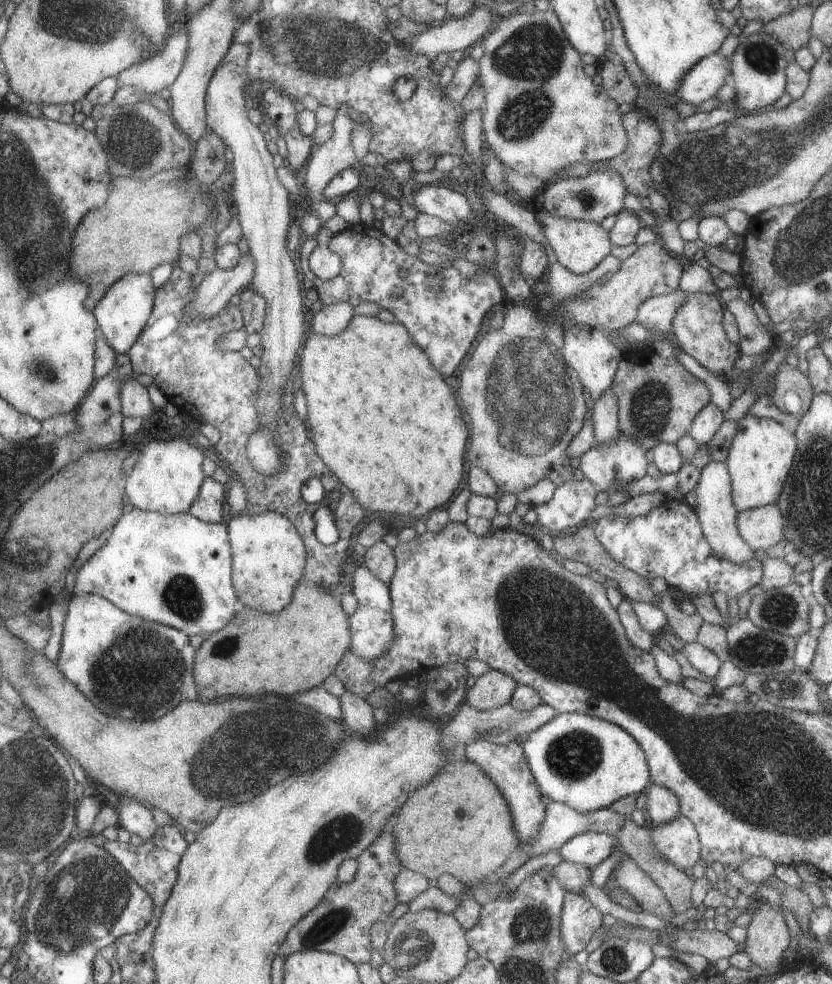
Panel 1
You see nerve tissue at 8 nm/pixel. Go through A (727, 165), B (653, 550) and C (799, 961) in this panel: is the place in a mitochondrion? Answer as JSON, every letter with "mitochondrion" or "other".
{"A":"mitochondrion","B":"mitochondrion","C":"other"}

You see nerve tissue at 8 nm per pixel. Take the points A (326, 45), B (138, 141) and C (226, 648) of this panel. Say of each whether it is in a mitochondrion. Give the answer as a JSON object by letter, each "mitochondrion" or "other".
{"A":"mitochondrion","B":"mitochondrion","C":"mitochondrion"}

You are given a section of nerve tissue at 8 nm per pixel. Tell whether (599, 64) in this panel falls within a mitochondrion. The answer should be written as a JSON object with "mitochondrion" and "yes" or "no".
{"mitochondrion":"no"}

